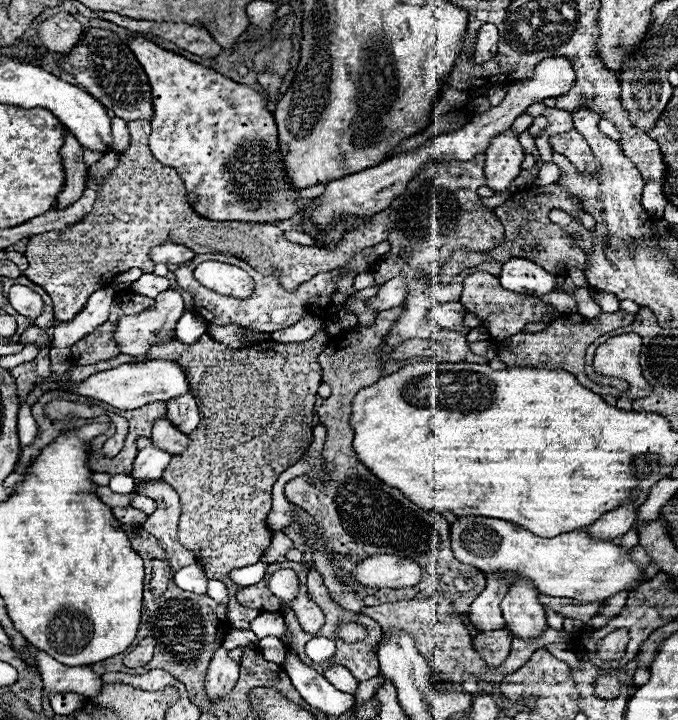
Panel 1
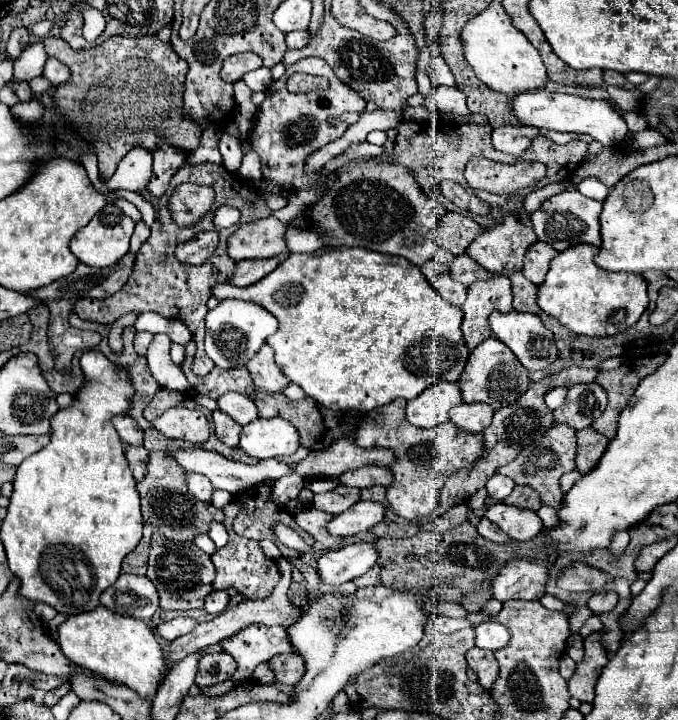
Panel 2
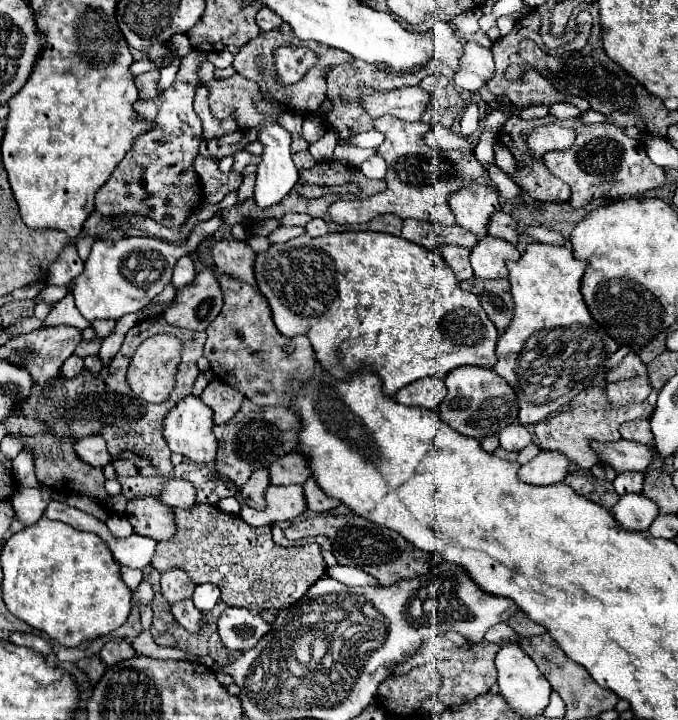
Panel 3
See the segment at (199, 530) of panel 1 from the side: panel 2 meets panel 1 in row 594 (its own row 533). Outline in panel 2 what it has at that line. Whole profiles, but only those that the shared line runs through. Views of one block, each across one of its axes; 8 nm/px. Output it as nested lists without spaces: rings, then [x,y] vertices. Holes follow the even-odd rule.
[[[230,502],[224,508],[224,514],[226,514],[224,526],[226,526],[226,530],[230,534],[230,540],[228,540],[228,544],[224,548],[220,548],[216,554],[212,554],[212,562],[216,566],[216,580],[214,580],[212,586],[218,588],[218,590],[234,588],[238,594],[244,594],[250,600],[264,600],[276,588],[276,584],[280,580],[280,570],[278,570],[278,564],[272,558],[264,556],[264,552],[260,550],[256,540],[246,540],[246,538],[238,536],[232,530],[232,520],[234,520],[234,516],[238,512],[240,512],[240,504],[238,502]]]

